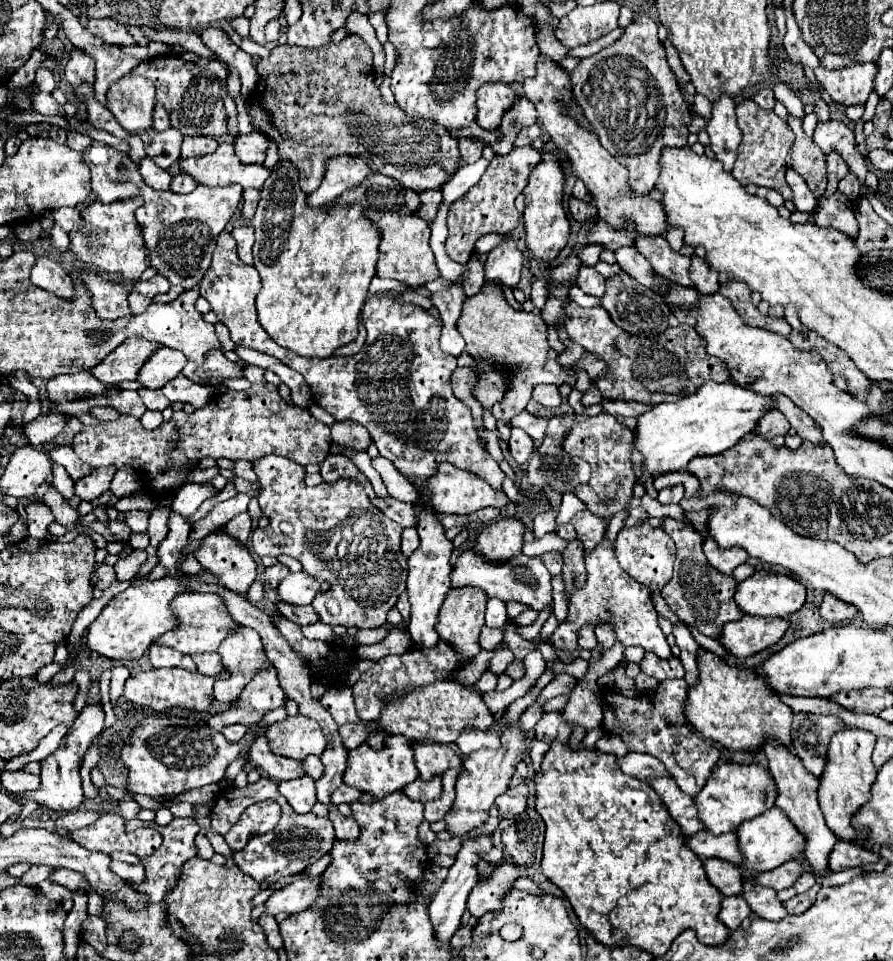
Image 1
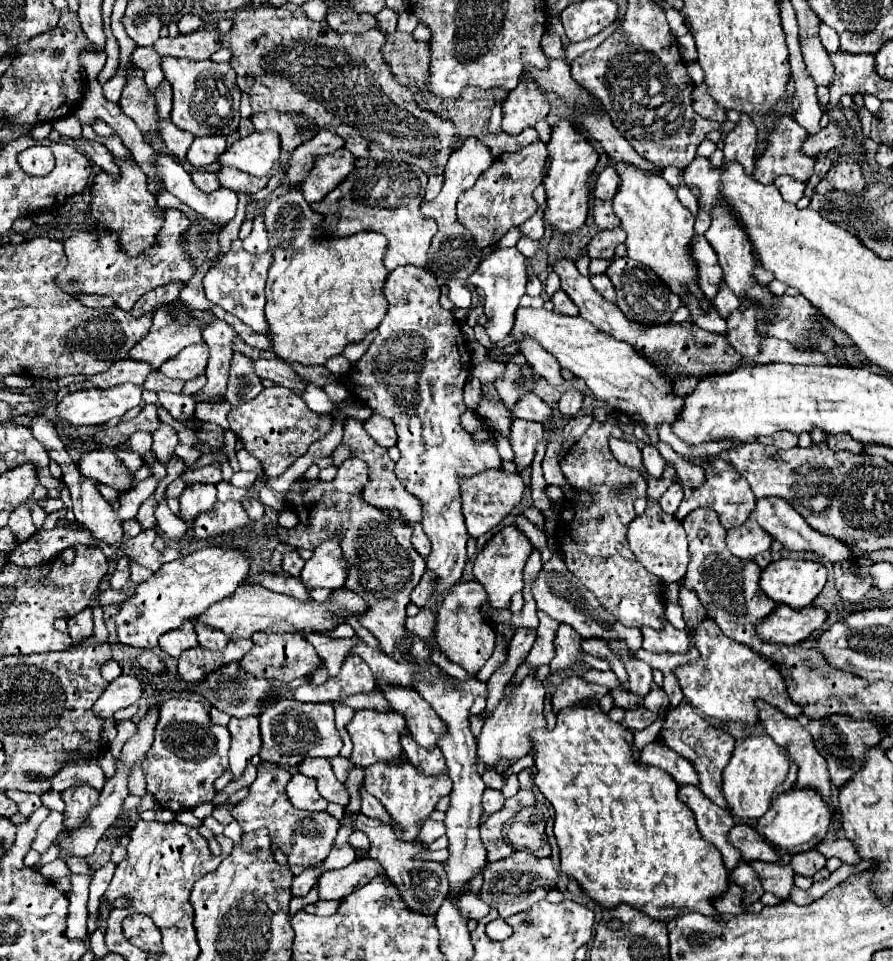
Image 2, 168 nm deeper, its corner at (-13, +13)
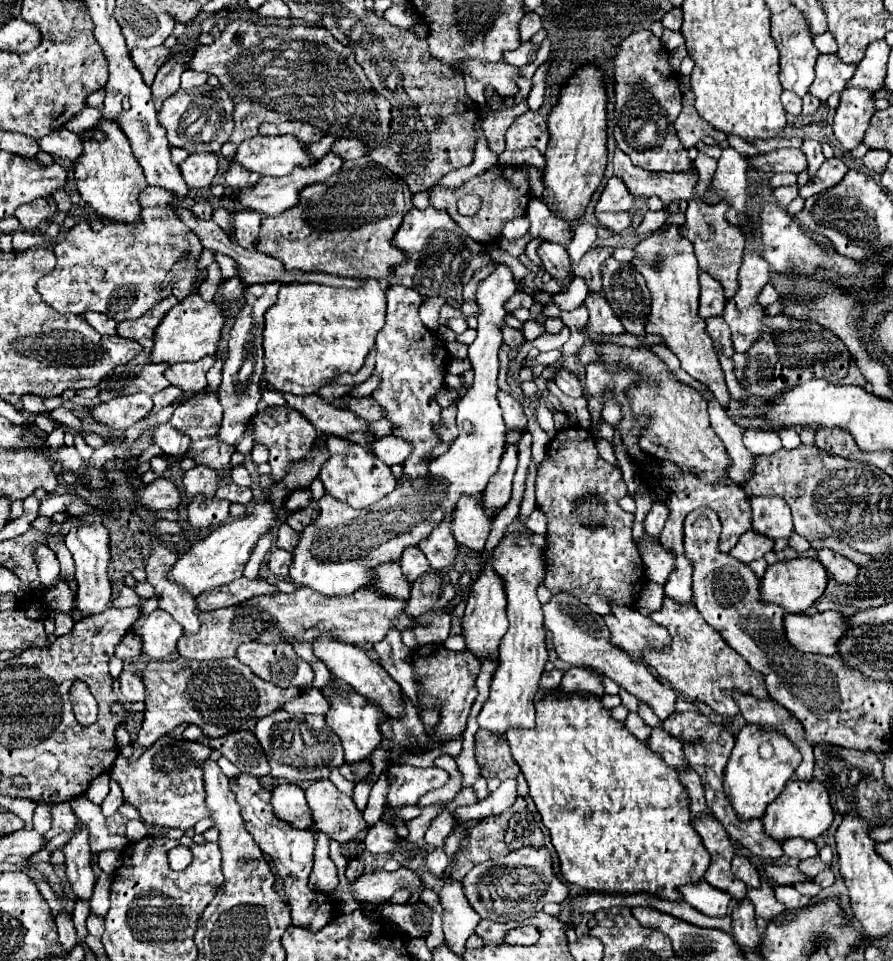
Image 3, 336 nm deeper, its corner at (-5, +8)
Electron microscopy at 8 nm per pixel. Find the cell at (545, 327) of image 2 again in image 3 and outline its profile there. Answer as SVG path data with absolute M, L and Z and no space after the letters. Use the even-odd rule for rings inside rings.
M586 342L580 348L580 364L586 366L592 360L602 358L606 364L620 364L640 372L642 382L628 390L628 398L632 400L632 414L634 416L648 416L648 426L640 436L640 448L658 458L674 462L682 472L696 474L700 480L710 484L728 480L728 468L732 464L722 440L710 426L708 420L708 404L704 398L690 386L676 382L670 376L666 364L652 354L648 348L628 348L618 344L604 344L596 346L594 342Z

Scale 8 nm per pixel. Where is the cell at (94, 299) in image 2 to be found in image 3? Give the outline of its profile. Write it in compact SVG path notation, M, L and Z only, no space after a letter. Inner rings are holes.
M86 312L84 318L88 320L88 324L90 324L98 334L104 334L104 336L116 334L116 322L114 322L112 318L108 318L106 314L100 314L100 312Z

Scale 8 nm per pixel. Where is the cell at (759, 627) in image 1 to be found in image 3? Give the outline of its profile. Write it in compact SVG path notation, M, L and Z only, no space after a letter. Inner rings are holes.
M826 610L826 612L816 612L812 616L806 616L806 614L786 614L784 628L786 628L786 636L788 636L790 644L796 646L800 652L834 656L834 654L838 654L836 650L838 650L840 638L848 632L848 622L846 622L846 616L842 612Z

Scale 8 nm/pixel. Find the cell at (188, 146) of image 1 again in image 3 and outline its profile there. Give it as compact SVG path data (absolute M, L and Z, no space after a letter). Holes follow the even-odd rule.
M208 152L190 154L188 160L180 164L180 172L190 188L208 188L218 168L218 156L208 156Z

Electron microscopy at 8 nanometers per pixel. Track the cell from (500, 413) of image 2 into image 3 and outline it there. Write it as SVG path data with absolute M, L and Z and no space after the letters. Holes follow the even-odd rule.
M498 264L494 272L480 282L478 298L478 338L468 348L468 358L474 368L474 384L458 404L458 438L450 450L430 462L428 476L420 480L408 480L404 472L394 472L396 478L404 478L400 488L384 496L380 502L368 508L352 508L326 494L318 500L320 516L300 532L298 544L292 552L294 562L290 578L308 586L324 596L346 596L356 588L364 588L376 580L372 572L384 562L400 562L402 552L408 546L418 546L430 536L430 532L456 508L460 496L478 496L484 492L490 476L496 472L504 454L506 424L496 400L498 392L498 350L502 336L498 326L504 322L504 304L514 296L516 284L506 264ZM322 546L330 546L324 550Z

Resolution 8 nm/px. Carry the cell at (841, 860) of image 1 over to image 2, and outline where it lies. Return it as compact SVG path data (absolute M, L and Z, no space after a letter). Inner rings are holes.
M826 839L826 841L818 843L816 849L818 849L822 855L826 855L828 859L830 859L830 857L838 857L838 859L842 859L842 861L848 863L848 865L860 863L860 855L858 855L854 843L848 841L848 839Z

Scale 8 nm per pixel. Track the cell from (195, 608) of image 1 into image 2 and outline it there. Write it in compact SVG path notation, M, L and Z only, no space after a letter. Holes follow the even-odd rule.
M244 581L244 583L238 585L238 589L230 597L212 603L200 617L196 617L196 621L204 623L204 625L212 625L214 629L220 629L230 639L232 637L250 637L256 631L296 633L296 631L304 629L308 633L310 631L324 633L324 631L336 627L338 623L342 623L344 617L364 611L364 607L366 607L366 603L358 595L352 595L352 591L344 591L344 589L332 591L330 601L320 605L316 601L300 603L296 599L288 599L286 595L270 591L262 585L254 585L254 583Z

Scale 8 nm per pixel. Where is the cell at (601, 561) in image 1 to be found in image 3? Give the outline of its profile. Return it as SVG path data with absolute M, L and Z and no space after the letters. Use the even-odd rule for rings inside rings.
M568 428L552 438L536 478L536 504L548 518L544 586L552 594L574 594L600 615L608 614L610 600L618 604L636 602L646 582L644 566L632 540L634 514L618 506L618 500L626 494L620 468L600 458L590 430Z

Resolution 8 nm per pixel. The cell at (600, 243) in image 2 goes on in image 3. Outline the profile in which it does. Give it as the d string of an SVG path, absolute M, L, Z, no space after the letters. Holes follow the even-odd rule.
M594 248L590 250L576 266L574 266L574 276L580 276L586 280L590 292L600 292L602 290L602 262L612 256L612 248Z

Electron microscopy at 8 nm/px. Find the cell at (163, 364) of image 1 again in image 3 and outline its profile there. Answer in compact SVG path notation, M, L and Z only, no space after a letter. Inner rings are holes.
M204 356L204 360L198 362L174 364L168 370L168 380L186 392L200 392L206 388L206 372L214 366L214 362L214 356Z

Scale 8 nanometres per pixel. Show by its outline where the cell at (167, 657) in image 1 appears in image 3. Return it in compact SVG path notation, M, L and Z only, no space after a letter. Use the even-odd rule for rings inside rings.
M154 610L148 616L140 616L136 620L134 634L142 638L142 650L146 654L150 654L150 658L154 658L154 660L166 660L166 658L170 658L176 652L176 642L180 640L184 630L180 628L180 624L176 624L176 620L172 620L172 616L168 616L168 612Z

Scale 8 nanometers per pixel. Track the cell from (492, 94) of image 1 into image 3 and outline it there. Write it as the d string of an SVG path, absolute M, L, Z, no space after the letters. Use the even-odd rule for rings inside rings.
M528 110L522 114L506 132L506 150L524 150L524 148L536 148L540 154L546 152L550 140L550 132L546 126L546 120L540 116L540 112Z

